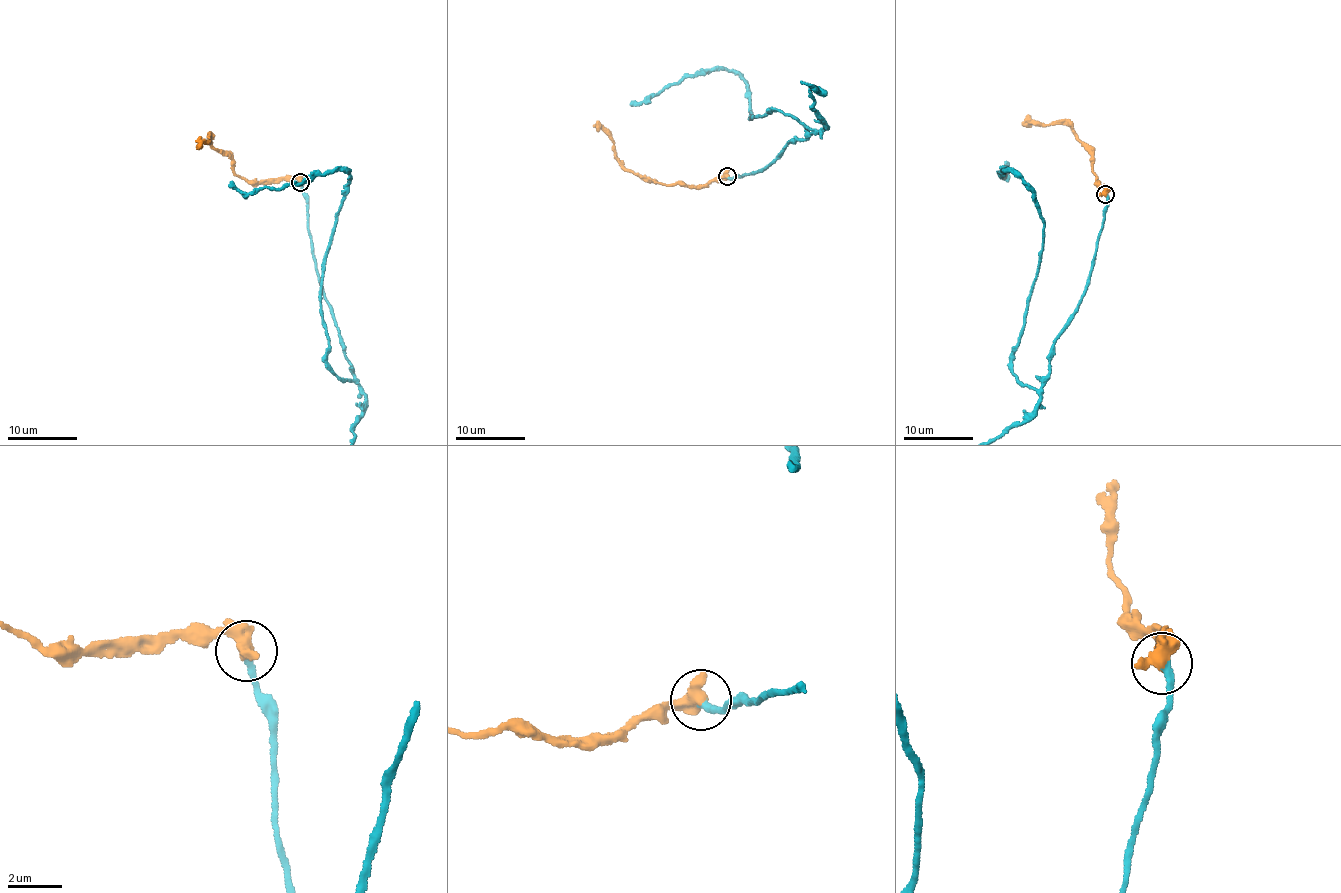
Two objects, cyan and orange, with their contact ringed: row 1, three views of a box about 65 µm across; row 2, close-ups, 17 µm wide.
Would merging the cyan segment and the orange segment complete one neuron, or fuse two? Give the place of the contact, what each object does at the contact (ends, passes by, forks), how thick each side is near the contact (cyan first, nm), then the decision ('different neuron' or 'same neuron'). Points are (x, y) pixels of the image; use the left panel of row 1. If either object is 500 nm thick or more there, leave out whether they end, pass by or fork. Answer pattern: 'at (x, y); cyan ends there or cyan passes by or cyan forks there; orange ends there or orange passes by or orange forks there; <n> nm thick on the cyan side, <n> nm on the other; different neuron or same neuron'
at (300, 182); 280 nm thick on the cyan side, 600 nm on the other; same neuron

